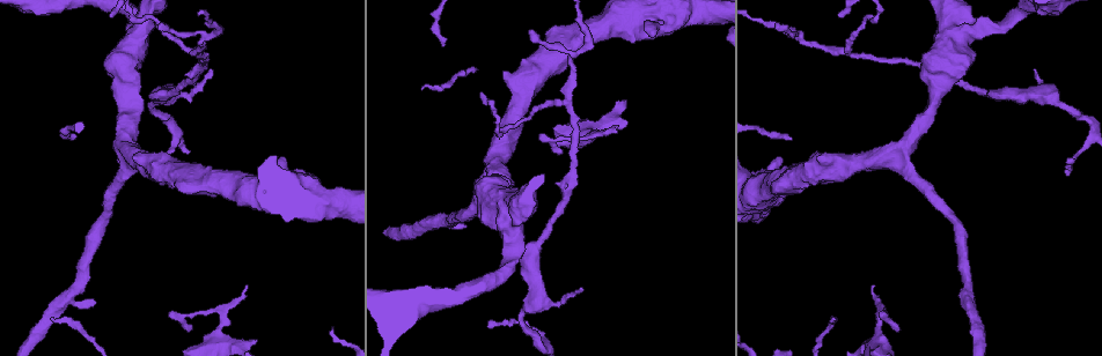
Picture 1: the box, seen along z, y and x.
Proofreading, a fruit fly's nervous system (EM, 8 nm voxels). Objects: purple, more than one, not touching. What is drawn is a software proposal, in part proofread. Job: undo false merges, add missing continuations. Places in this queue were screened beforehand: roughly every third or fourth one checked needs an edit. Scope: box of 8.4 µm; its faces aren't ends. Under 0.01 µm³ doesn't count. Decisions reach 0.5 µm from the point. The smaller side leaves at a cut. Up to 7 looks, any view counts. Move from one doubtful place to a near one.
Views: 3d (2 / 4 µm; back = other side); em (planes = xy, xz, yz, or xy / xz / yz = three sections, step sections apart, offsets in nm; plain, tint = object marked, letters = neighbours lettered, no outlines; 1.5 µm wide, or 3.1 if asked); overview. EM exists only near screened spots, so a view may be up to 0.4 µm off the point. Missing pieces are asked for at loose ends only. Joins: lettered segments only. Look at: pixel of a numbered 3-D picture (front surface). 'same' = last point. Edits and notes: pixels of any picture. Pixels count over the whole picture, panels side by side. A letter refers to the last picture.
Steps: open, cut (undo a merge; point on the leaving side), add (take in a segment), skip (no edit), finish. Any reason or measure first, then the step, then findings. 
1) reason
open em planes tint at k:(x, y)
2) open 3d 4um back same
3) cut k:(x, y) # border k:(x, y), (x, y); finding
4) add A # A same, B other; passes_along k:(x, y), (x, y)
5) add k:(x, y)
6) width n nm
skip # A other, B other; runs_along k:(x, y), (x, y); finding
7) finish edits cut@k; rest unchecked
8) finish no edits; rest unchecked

tapers out
open em xy step 4 letters at 1:(247, 288)

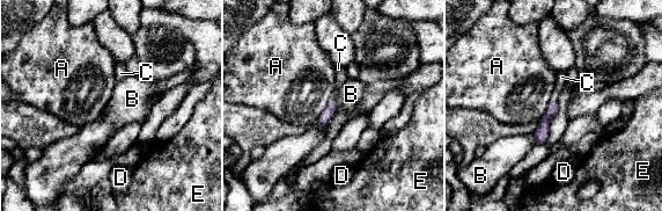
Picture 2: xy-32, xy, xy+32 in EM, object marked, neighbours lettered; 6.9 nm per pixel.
width 70 nm; longest_contact A 200 nm
skip # A other, B other, C other, D other, E other; no lettered segment goes on from it

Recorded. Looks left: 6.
an open end
open em xz step 8 letters at 1:(667, 33)

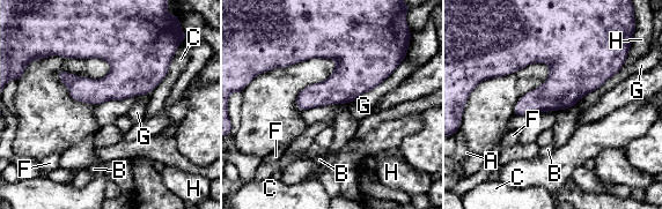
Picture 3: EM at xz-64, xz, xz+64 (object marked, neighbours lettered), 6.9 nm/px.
skip # A other, B other, C other, F other, G other, H other; border 3:(401, 62), (350, 104); none of them fits

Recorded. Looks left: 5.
an open end
open 3d 2um at 1:(838, 16)

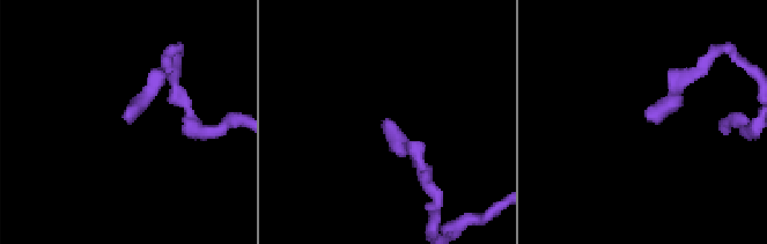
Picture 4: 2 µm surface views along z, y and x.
open em planes letters at 4:(648, 122)

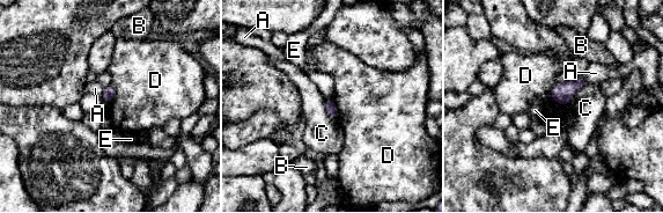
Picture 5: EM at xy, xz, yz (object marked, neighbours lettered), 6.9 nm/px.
longest_contact C 220 nm
skip # A other, B other, C other, D other, E other; border 5:(554, 83), (551, 96), (565, 107); none of them fits

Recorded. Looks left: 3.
finish no edits; rest unchecked

